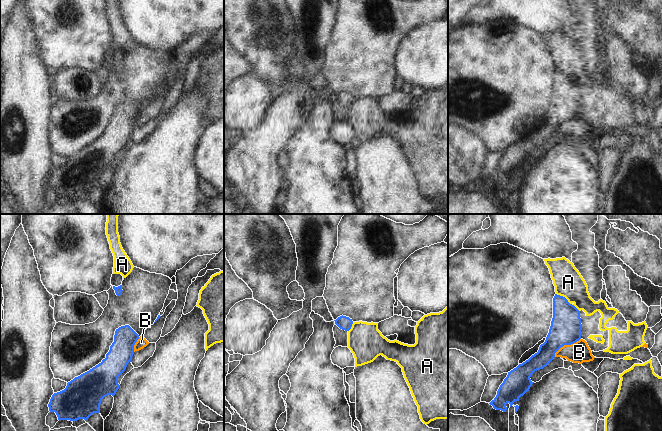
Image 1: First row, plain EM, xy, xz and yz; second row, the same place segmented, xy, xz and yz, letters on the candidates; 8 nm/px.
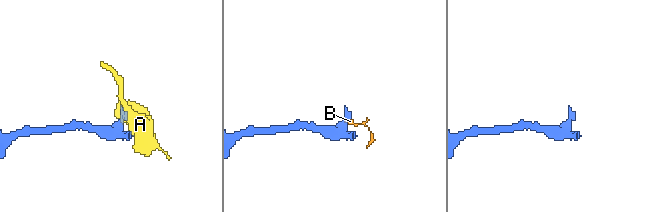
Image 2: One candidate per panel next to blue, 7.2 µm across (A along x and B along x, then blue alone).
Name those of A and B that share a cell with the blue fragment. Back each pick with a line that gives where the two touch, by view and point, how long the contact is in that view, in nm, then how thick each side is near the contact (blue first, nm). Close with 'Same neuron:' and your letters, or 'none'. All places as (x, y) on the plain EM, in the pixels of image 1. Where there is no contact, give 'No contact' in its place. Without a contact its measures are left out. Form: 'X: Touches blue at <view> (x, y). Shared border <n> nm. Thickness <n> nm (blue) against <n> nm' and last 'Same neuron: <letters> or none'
Same neuron: none

